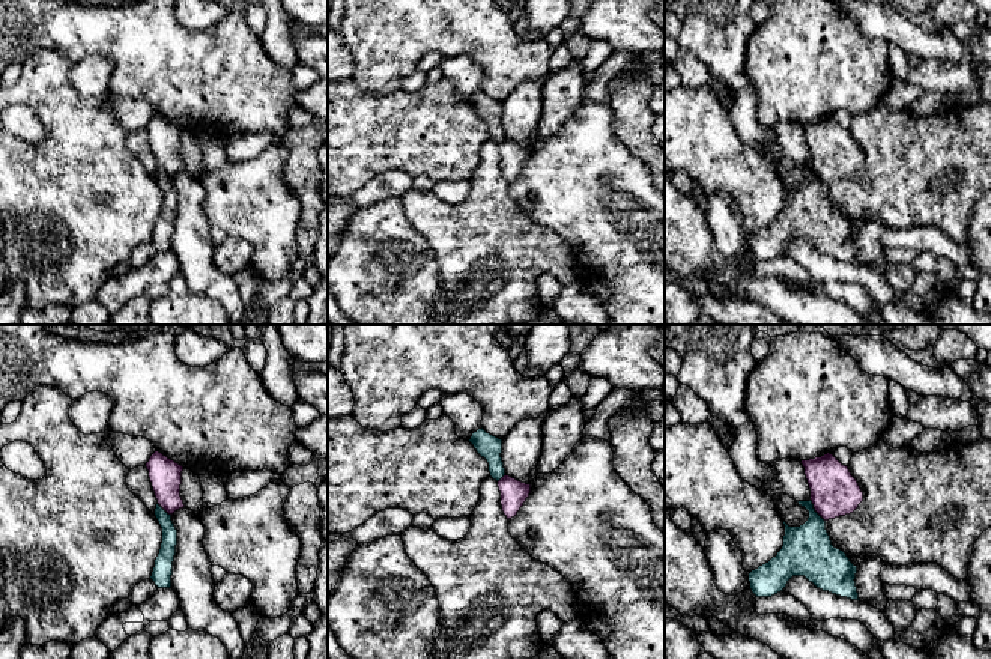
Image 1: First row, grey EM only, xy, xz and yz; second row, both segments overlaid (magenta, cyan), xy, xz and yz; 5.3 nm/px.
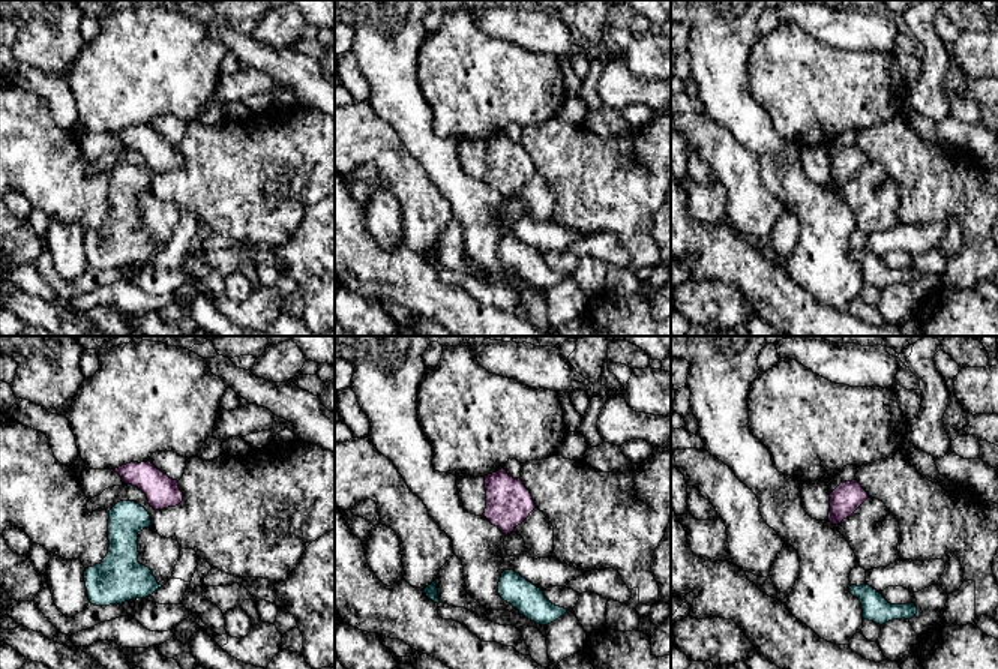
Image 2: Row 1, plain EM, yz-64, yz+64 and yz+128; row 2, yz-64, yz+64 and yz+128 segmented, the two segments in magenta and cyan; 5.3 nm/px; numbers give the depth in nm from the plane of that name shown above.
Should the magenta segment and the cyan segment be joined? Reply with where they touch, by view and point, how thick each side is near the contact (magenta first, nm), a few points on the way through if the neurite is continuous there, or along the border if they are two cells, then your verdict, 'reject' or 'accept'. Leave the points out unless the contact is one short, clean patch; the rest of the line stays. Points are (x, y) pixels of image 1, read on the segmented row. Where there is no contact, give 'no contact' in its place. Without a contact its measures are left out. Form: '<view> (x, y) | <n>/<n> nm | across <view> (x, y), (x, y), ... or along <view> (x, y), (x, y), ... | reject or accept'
yz (815, 510) | 260/260 nm | along yz (809, 500), (814, 510), (824, 521) | reject

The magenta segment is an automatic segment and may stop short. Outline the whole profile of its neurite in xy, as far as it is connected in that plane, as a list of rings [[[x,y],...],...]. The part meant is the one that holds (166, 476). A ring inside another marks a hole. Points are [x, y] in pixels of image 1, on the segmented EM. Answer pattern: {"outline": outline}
{"outline": [[[155,451],[146,463],[149,478],[158,500],[158,504],[173,515],[176,510],[183,509],[180,497],[182,471],[183,466],[168,459],[159,451]]]}

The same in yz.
{"outline": [[[833,454],[802,460],[815,512],[824,519],[853,513],[863,501],[863,492],[848,466]]]}

